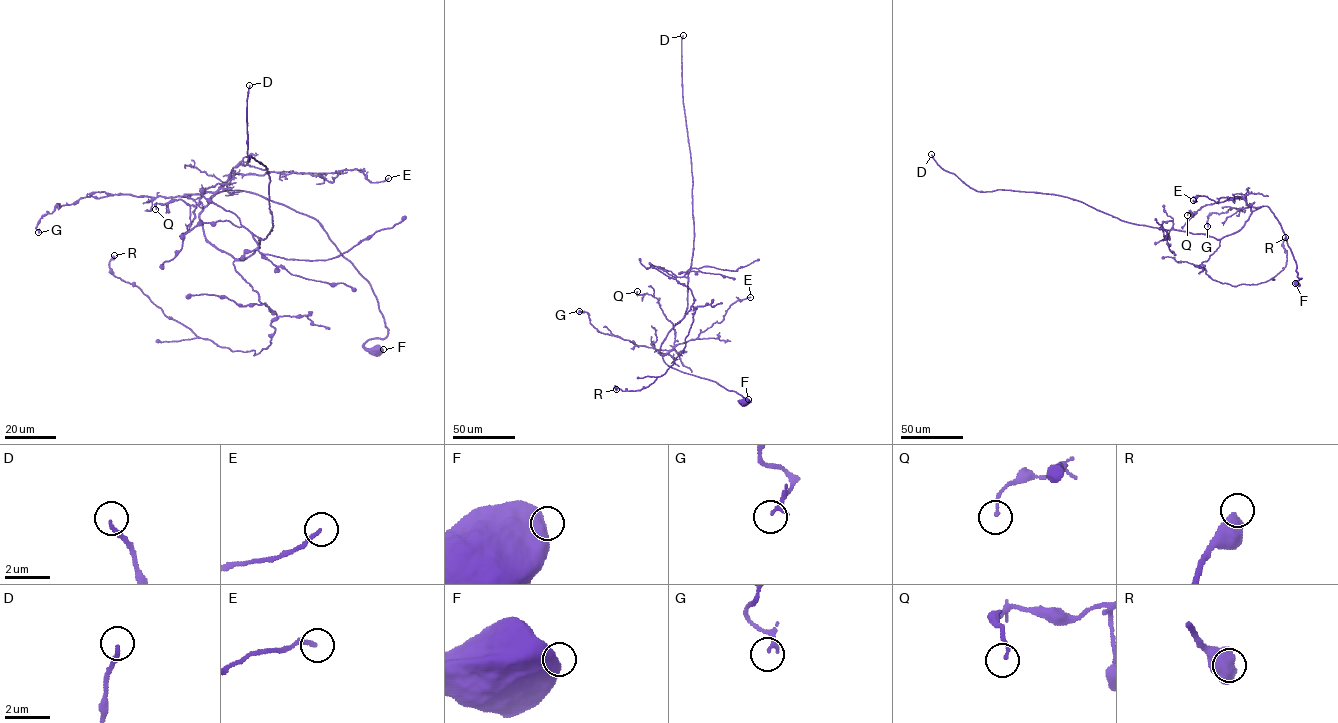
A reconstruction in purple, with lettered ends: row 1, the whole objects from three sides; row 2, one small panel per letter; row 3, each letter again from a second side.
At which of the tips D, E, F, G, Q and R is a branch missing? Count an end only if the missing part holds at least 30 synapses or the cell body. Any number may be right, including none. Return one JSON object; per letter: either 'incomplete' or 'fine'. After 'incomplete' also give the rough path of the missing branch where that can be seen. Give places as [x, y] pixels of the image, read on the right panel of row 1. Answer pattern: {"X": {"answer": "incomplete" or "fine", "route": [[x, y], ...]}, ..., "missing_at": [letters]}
{"D": {"answer": "incomplete"}, "E": {"answer": "fine"}, "F": {"answer": "fine"}, "G": {"answer": "fine"}, "Q": {"answer": "fine"}, "R": {"answer": "fine"}, "missing_at": ["D"]}

